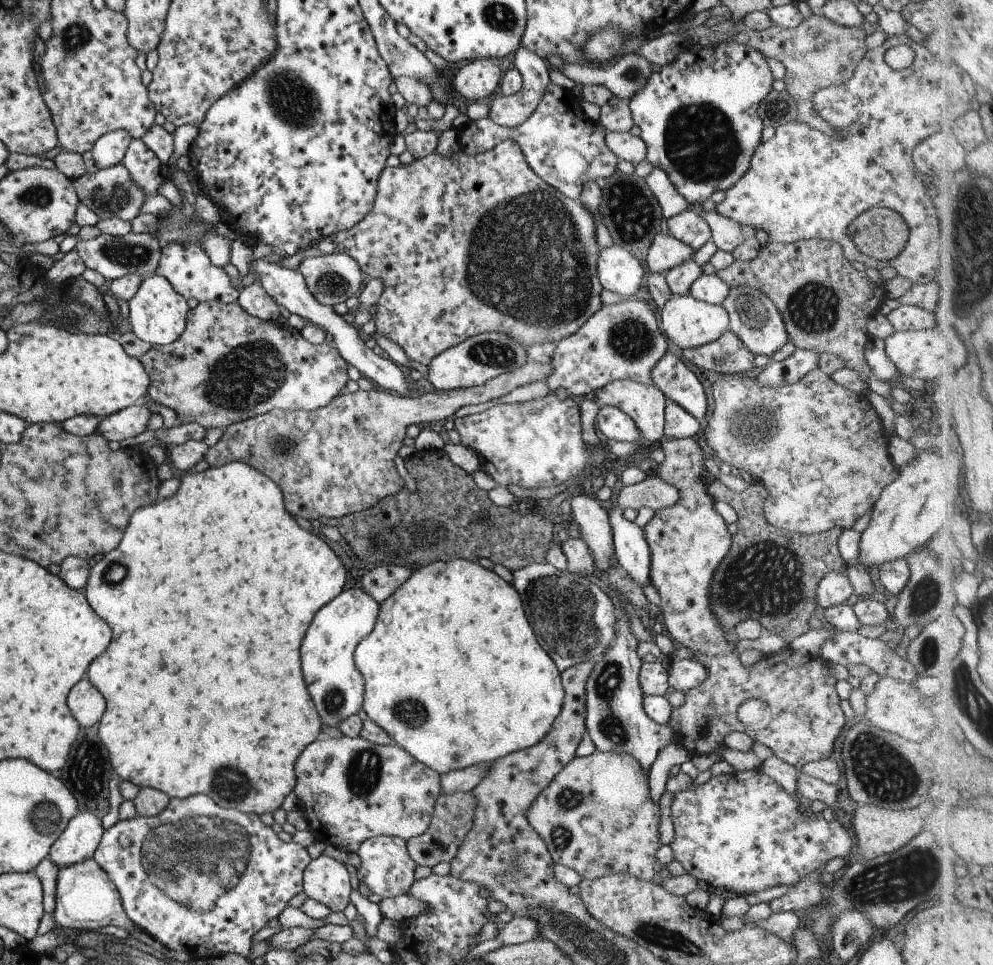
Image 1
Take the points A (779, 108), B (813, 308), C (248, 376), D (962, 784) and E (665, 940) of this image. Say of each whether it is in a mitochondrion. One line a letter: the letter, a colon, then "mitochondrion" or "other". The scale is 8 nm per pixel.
A: mitochondrion
B: mitochondrion
C: mitochondrion
D: other
E: mitochondrion

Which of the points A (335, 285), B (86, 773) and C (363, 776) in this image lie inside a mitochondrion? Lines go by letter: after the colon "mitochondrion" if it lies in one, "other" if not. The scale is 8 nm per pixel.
A: mitochondrion
B: mitochondrion
C: mitochondrion

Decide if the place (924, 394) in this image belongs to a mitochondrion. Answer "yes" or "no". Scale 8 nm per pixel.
no

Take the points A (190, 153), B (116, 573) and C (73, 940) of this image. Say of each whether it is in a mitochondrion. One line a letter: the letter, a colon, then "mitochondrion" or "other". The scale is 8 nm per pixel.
A: other
B: mitochondrion
C: other

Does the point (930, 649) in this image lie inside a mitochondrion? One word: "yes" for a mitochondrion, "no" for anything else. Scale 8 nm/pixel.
yes

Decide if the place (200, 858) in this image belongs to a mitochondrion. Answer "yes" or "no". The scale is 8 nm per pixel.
yes

